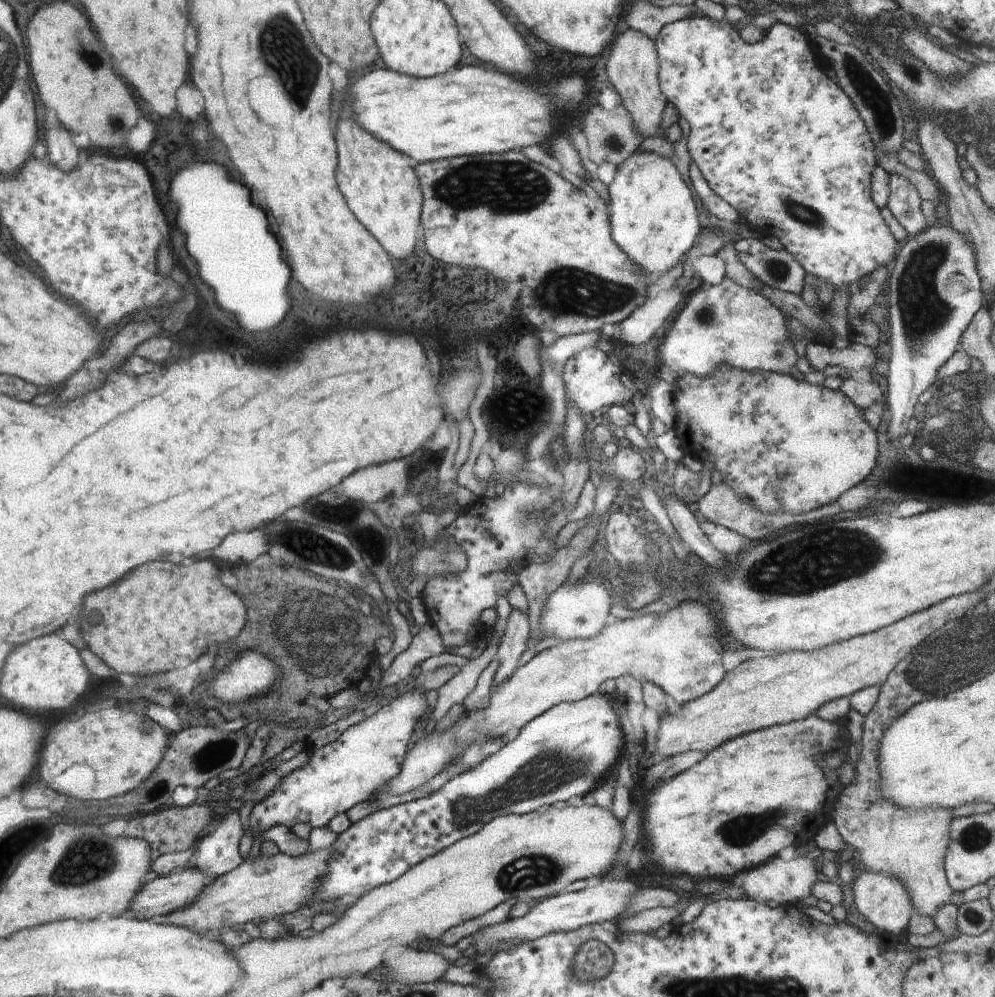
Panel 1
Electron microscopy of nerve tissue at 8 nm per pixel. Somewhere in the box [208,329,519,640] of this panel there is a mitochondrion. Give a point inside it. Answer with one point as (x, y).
(307, 544)

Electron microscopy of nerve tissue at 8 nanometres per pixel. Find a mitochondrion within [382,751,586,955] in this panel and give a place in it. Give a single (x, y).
(528, 871)

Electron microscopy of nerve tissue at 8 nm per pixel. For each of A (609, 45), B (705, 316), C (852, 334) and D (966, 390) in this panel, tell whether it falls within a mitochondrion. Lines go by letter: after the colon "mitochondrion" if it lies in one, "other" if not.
A: other
B: mitochondrion
C: other
D: other

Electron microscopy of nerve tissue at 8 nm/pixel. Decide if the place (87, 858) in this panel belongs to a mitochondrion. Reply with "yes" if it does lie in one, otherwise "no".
yes

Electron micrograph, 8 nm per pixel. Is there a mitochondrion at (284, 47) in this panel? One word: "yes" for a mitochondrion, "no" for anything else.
yes

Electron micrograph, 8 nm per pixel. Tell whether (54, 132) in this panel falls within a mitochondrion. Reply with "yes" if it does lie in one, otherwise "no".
no

